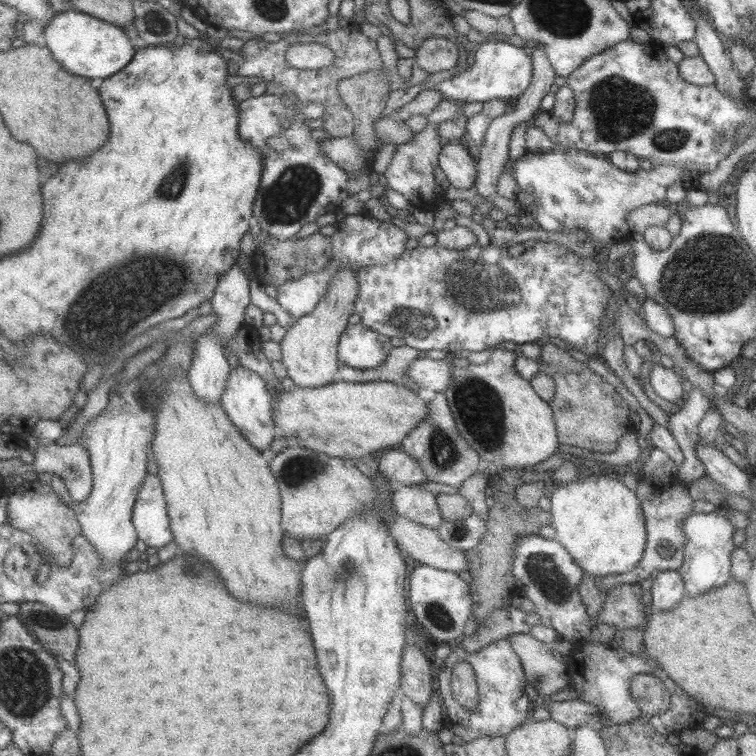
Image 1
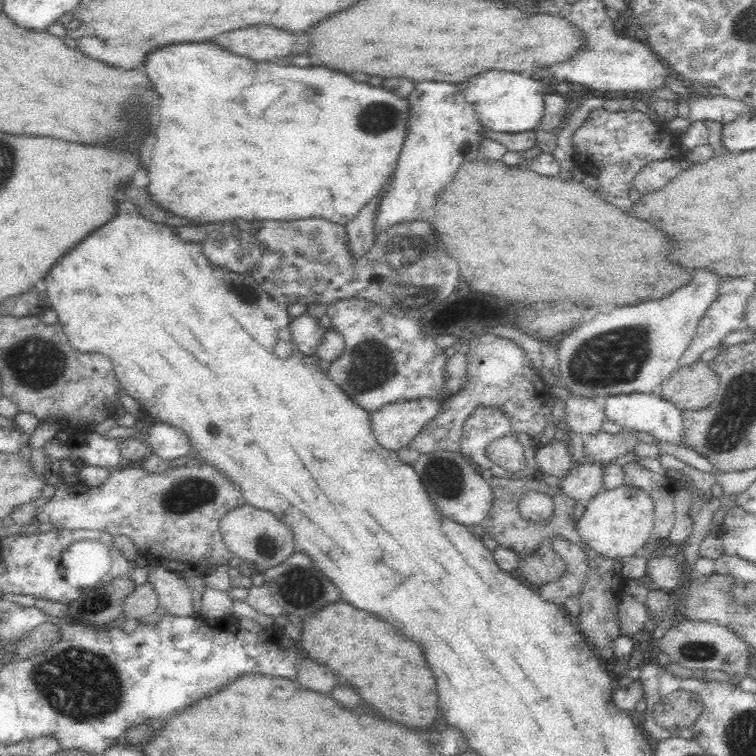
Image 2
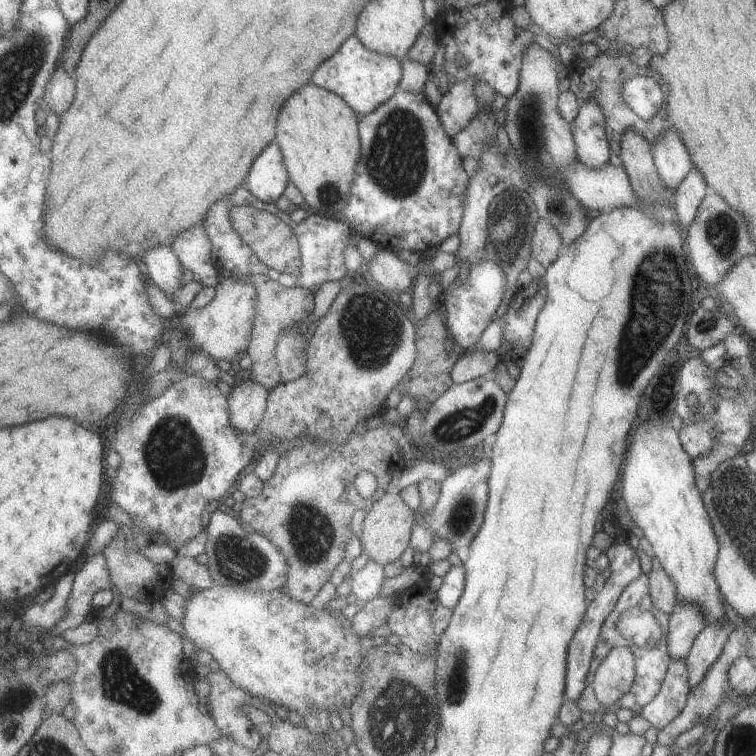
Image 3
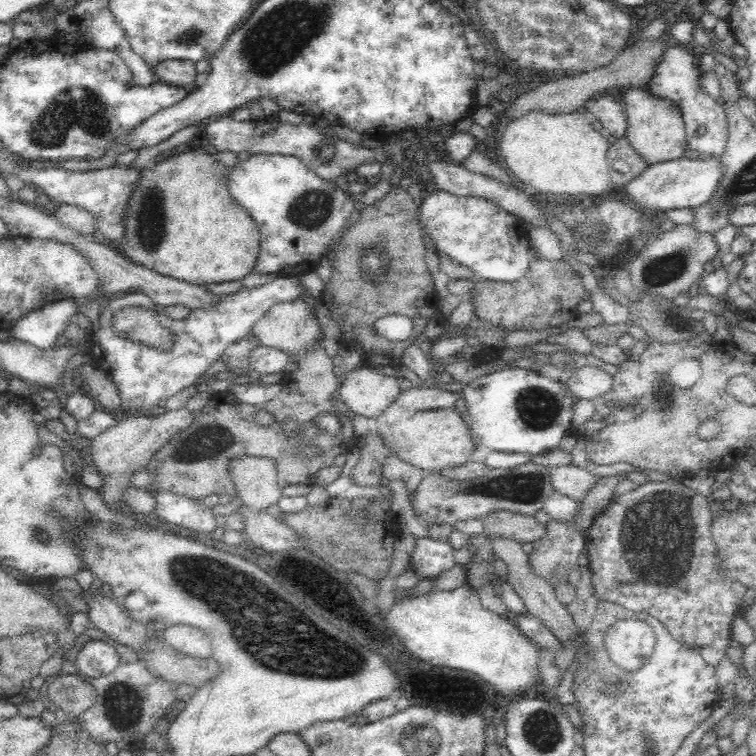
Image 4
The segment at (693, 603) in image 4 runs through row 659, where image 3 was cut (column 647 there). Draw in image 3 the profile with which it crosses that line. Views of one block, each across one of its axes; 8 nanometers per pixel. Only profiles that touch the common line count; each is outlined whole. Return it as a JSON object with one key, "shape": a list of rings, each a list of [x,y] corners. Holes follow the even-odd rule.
{"shape":[[[669,658],[665,676],[659,684],[657,694],[653,696],[653,700],[649,700],[647,704],[643,704],[639,708],[637,716],[641,720],[645,720],[649,726],[663,730],[685,708],[689,690],[691,690],[691,686],[689,686],[685,658]]]}

